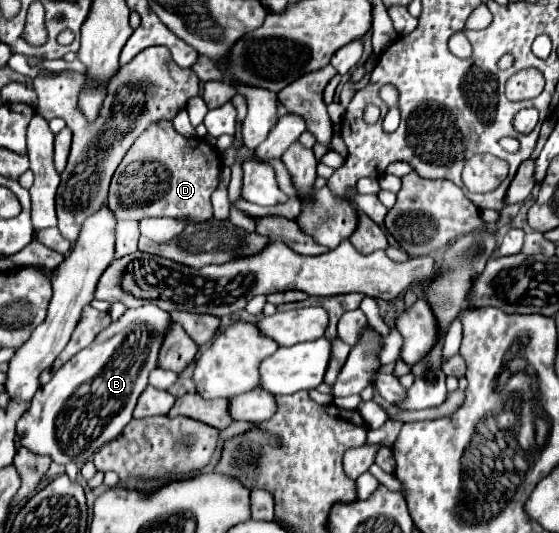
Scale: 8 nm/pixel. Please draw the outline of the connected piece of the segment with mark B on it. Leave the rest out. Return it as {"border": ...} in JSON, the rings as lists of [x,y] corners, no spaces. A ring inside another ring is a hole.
{"border":[[[146,304],[140,308],[128,308],[116,322],[112,322],[106,330],[102,330],[90,346],[80,350],[76,356],[72,356],[54,376],[48,384],[40,386],[36,392],[30,408],[22,414],[22,418],[16,424],[16,434],[22,442],[22,446],[30,448],[36,454],[48,454],[56,464],[84,464],[92,460],[94,452],[102,448],[106,442],[120,436],[122,428],[132,420],[132,412],[136,408],[138,396],[148,386],[148,376],[152,370],[158,368],[158,352],[162,346],[162,340],[170,328],[170,322],[174,324],[172,316],[168,312],[162,312],[156,304]],[[88,384],[88,392],[80,394],[82,386]]]}

